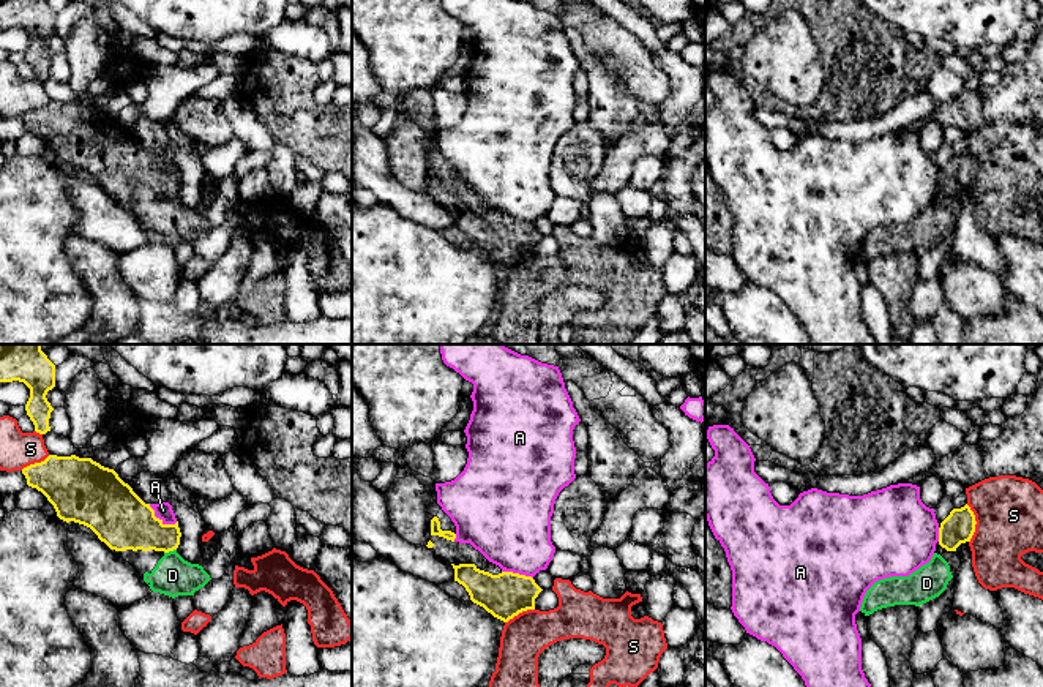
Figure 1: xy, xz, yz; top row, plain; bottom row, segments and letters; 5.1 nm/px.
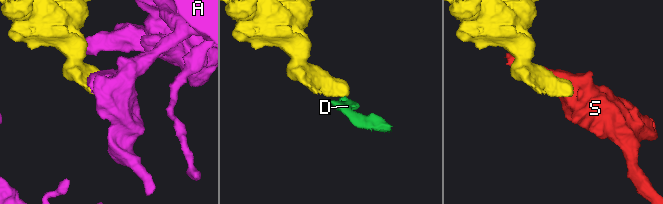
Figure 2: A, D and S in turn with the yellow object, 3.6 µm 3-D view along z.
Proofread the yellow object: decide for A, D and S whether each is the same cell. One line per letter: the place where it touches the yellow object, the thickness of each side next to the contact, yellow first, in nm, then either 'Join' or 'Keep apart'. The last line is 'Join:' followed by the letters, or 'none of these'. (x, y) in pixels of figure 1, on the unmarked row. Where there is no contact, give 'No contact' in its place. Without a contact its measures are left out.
A: Touches yellow at xy (161, 166). Thickness 300 nm (yellow) against 90 nm. Keep apart
D: Touches yellow at xy (169, 196). Thickness 280 nm (yellow) against 200 nm. Join
S: Touches yellow at yz (975, 169). Thickness 160 nm (yellow) against 360 nm. Keep apart
Join: D

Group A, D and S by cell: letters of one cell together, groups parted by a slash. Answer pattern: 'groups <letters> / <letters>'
groups A / D / S

